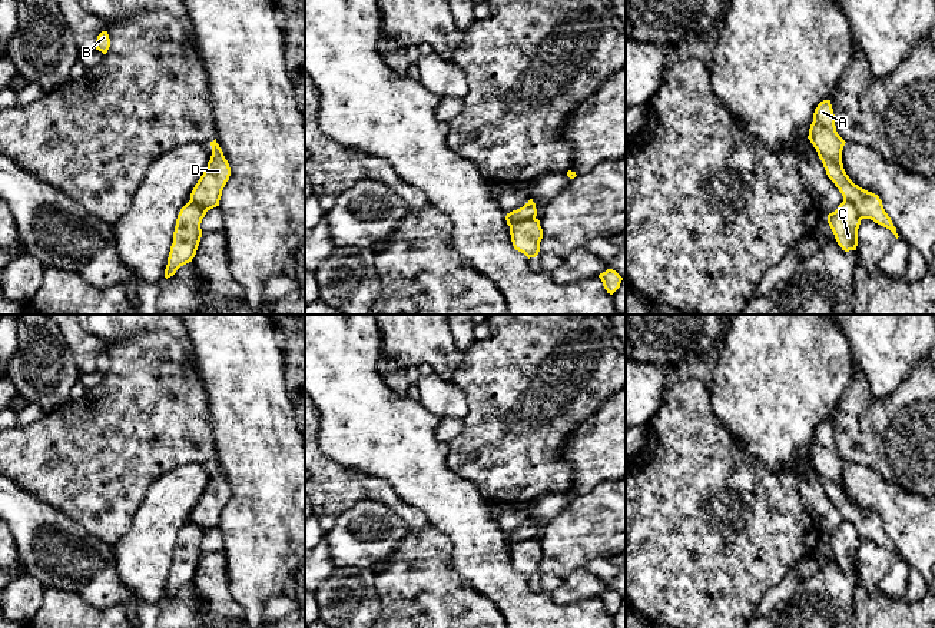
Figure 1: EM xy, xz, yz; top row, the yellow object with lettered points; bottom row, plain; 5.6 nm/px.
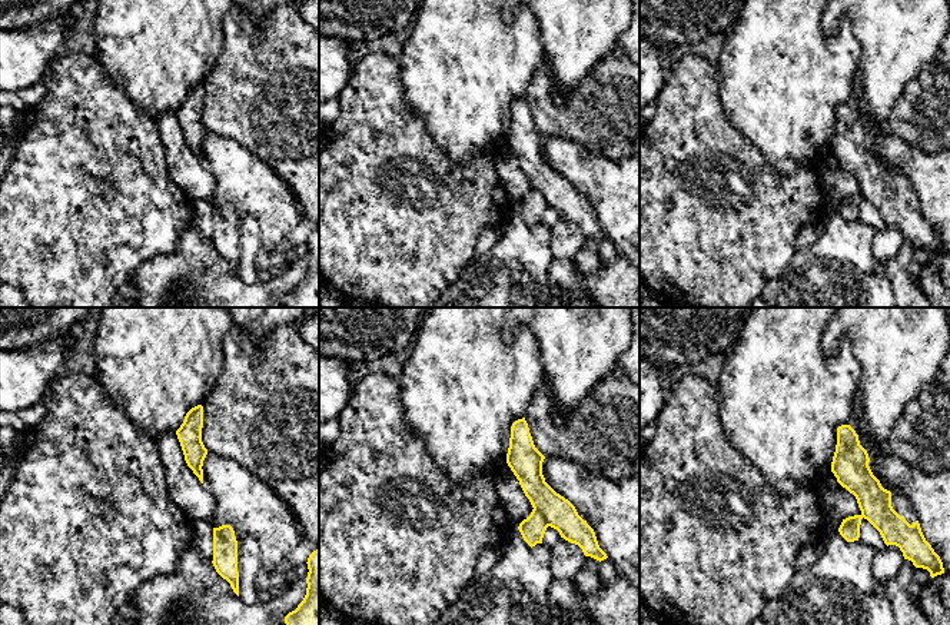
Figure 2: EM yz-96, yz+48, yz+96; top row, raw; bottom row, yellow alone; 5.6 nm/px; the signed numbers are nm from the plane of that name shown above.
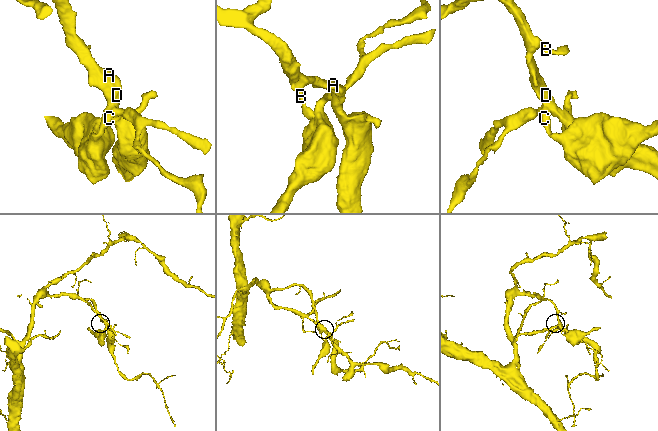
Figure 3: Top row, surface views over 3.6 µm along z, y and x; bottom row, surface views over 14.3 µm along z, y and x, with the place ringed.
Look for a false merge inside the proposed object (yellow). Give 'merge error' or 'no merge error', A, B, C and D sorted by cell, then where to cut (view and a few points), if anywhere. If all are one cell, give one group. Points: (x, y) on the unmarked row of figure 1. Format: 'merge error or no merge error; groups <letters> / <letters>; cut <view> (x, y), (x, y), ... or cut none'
merge error; groups A B D / C; cut xz (534, 537), (516, 541), (510, 547)

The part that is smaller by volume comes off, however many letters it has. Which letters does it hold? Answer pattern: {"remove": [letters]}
{"remove": ["C"]}

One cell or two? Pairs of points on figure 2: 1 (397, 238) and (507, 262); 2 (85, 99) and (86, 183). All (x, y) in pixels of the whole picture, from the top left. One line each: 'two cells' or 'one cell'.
1: two cells
2: one cell

